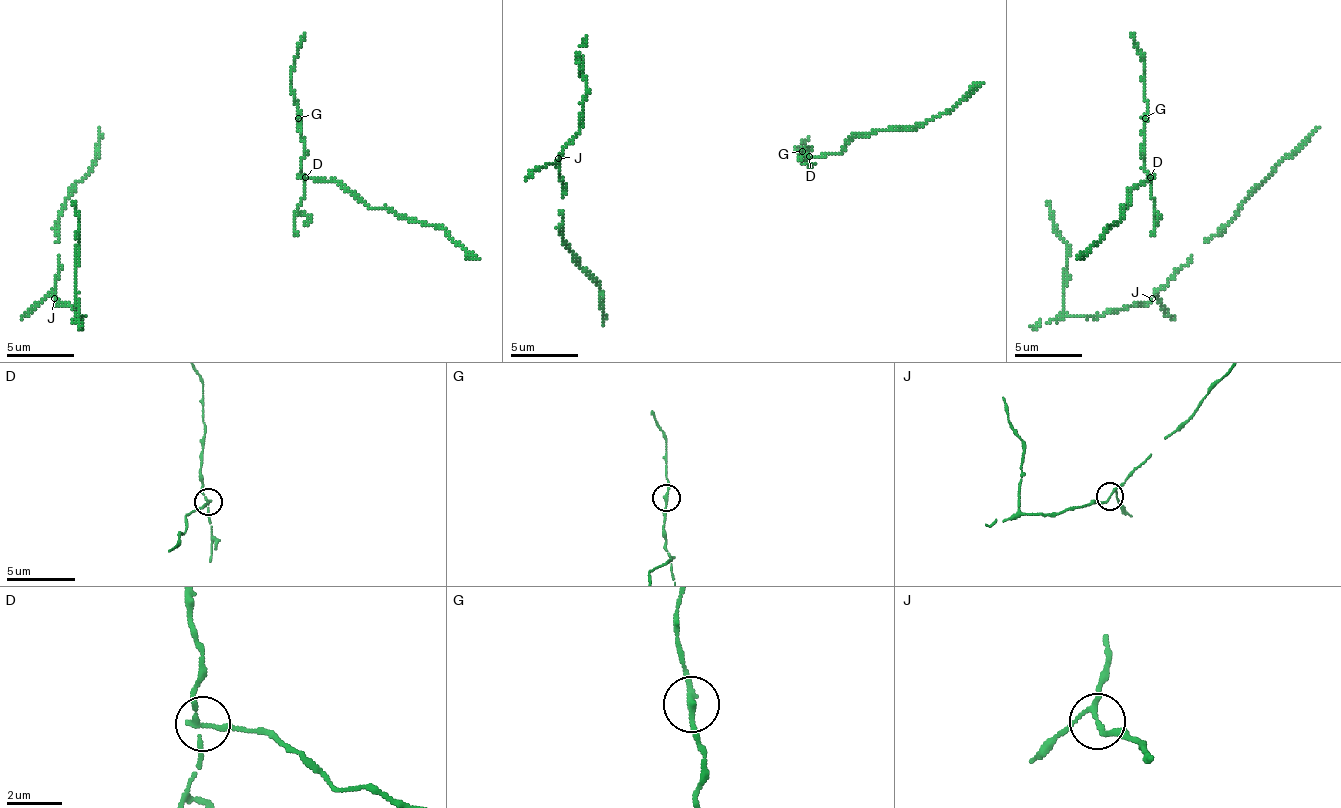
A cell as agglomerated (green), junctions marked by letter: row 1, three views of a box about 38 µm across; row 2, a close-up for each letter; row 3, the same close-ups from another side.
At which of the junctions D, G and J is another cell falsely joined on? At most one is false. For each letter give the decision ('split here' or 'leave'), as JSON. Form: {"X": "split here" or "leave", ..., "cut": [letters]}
{"D": "split here", "G": "leave", "J": "leave", "cut": ["D"]}

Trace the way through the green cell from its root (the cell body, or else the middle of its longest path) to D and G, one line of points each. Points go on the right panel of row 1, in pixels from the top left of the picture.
D: (1154, 232), (1151, 178)
G: (1154, 232), (1154, 198), (1151, 195), (1151, 178), (1144, 168), (1144, 117)

